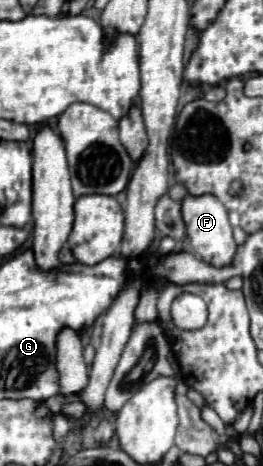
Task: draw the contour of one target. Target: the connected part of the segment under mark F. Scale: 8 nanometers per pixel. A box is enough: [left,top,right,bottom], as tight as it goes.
[182,194,236,266]

